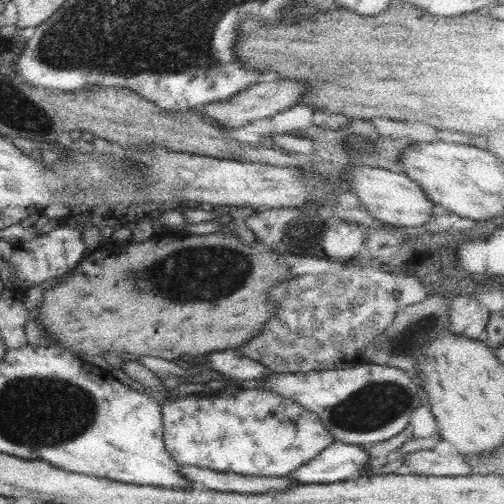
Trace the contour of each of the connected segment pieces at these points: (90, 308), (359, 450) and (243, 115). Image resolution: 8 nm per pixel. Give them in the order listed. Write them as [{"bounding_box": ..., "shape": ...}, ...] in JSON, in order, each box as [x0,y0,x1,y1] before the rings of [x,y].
[{"bounding_box":[32,233,292,360],"shape":[[[231,233],[189,235],[182,240],[128,241],[126,248],[114,253],[91,251],[77,270],[68,273],[62,282],[43,292],[42,303],[32,313],[43,332],[53,336],[71,352],[101,356],[106,352],[130,352],[138,356],[156,356],[172,360],[181,354],[197,358],[214,351],[243,345],[259,334],[265,322],[273,316],[276,304],[268,300],[268,290],[276,280],[292,278],[286,266],[276,268],[276,254],[260,254],[248,248]]]},{"bounding_box":[286,441,370,484],"shape":[[[334,441],[316,458],[300,466],[298,470],[286,474],[302,484],[327,484],[353,478],[353,475],[366,469],[370,455],[362,445]]]},{"bounding_box":[196,80,302,128],"shape":[[[278,80],[278,82],[260,82],[251,84],[247,89],[241,90],[232,98],[223,101],[214,101],[202,106],[197,106],[196,112],[220,127],[236,128],[256,122],[260,119],[271,119],[277,113],[287,110],[298,104],[298,94],[302,94],[302,84],[294,80]]]}]

